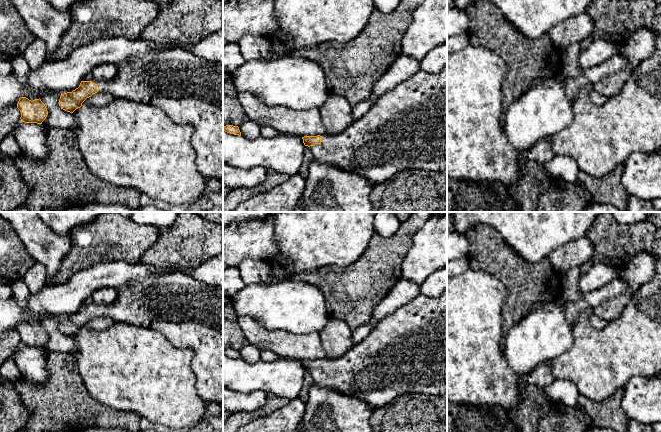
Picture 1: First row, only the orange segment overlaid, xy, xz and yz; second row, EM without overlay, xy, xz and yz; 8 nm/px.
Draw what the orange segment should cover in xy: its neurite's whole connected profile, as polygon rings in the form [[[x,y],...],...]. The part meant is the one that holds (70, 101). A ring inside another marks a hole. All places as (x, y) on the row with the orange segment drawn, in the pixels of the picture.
[[[170,47],[128,57],[117,64],[117,69],[111,81],[81,81],[72,92],[61,94],[59,106],[73,113],[93,94],[108,92],[116,98],[158,107],[174,123],[193,128],[191,146],[200,173],[206,179],[223,182],[223,64],[200,58],[180,47]]]

